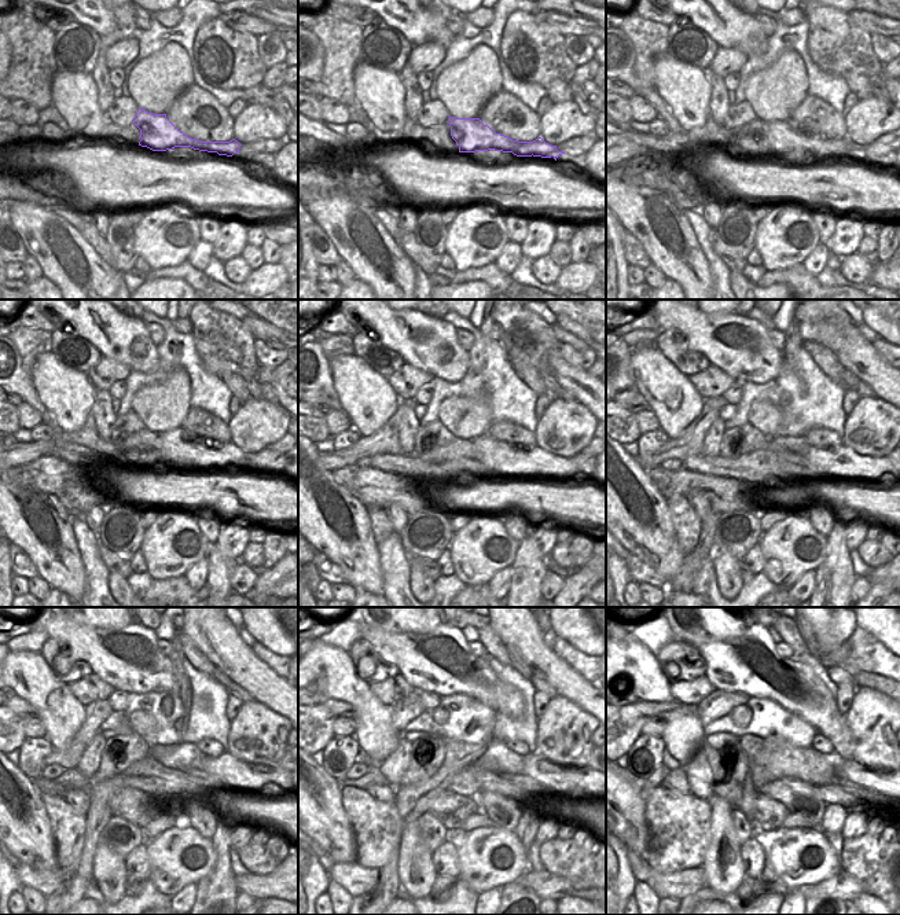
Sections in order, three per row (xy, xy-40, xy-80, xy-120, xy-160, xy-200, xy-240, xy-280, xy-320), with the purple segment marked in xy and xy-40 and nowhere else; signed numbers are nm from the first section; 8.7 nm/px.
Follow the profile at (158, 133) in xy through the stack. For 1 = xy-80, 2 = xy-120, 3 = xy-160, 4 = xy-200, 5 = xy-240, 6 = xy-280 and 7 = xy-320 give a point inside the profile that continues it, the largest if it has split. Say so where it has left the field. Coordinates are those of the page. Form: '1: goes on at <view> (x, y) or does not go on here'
1: goes on at xy-80 (783, 139)
2: goes on at xy-120 (177, 451)
3: goes on at xy-160 (500, 456)
4: goes on at xy-200 (842, 462)
5: goes on at xy-240 (234, 774)
6: goes on at xy-280 (575, 782)
7: goes on at xy-320 (885, 782)

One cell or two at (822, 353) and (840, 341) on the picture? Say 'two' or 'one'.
two

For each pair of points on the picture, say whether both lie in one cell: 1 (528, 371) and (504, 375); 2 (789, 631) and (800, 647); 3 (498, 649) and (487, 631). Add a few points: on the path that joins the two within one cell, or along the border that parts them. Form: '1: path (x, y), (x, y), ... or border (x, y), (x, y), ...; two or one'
1: border (506, 351), (513, 370), (537, 394); two
2: path (790, 635), (797, 643); one
3: path (493, 645), (487, 635); one

